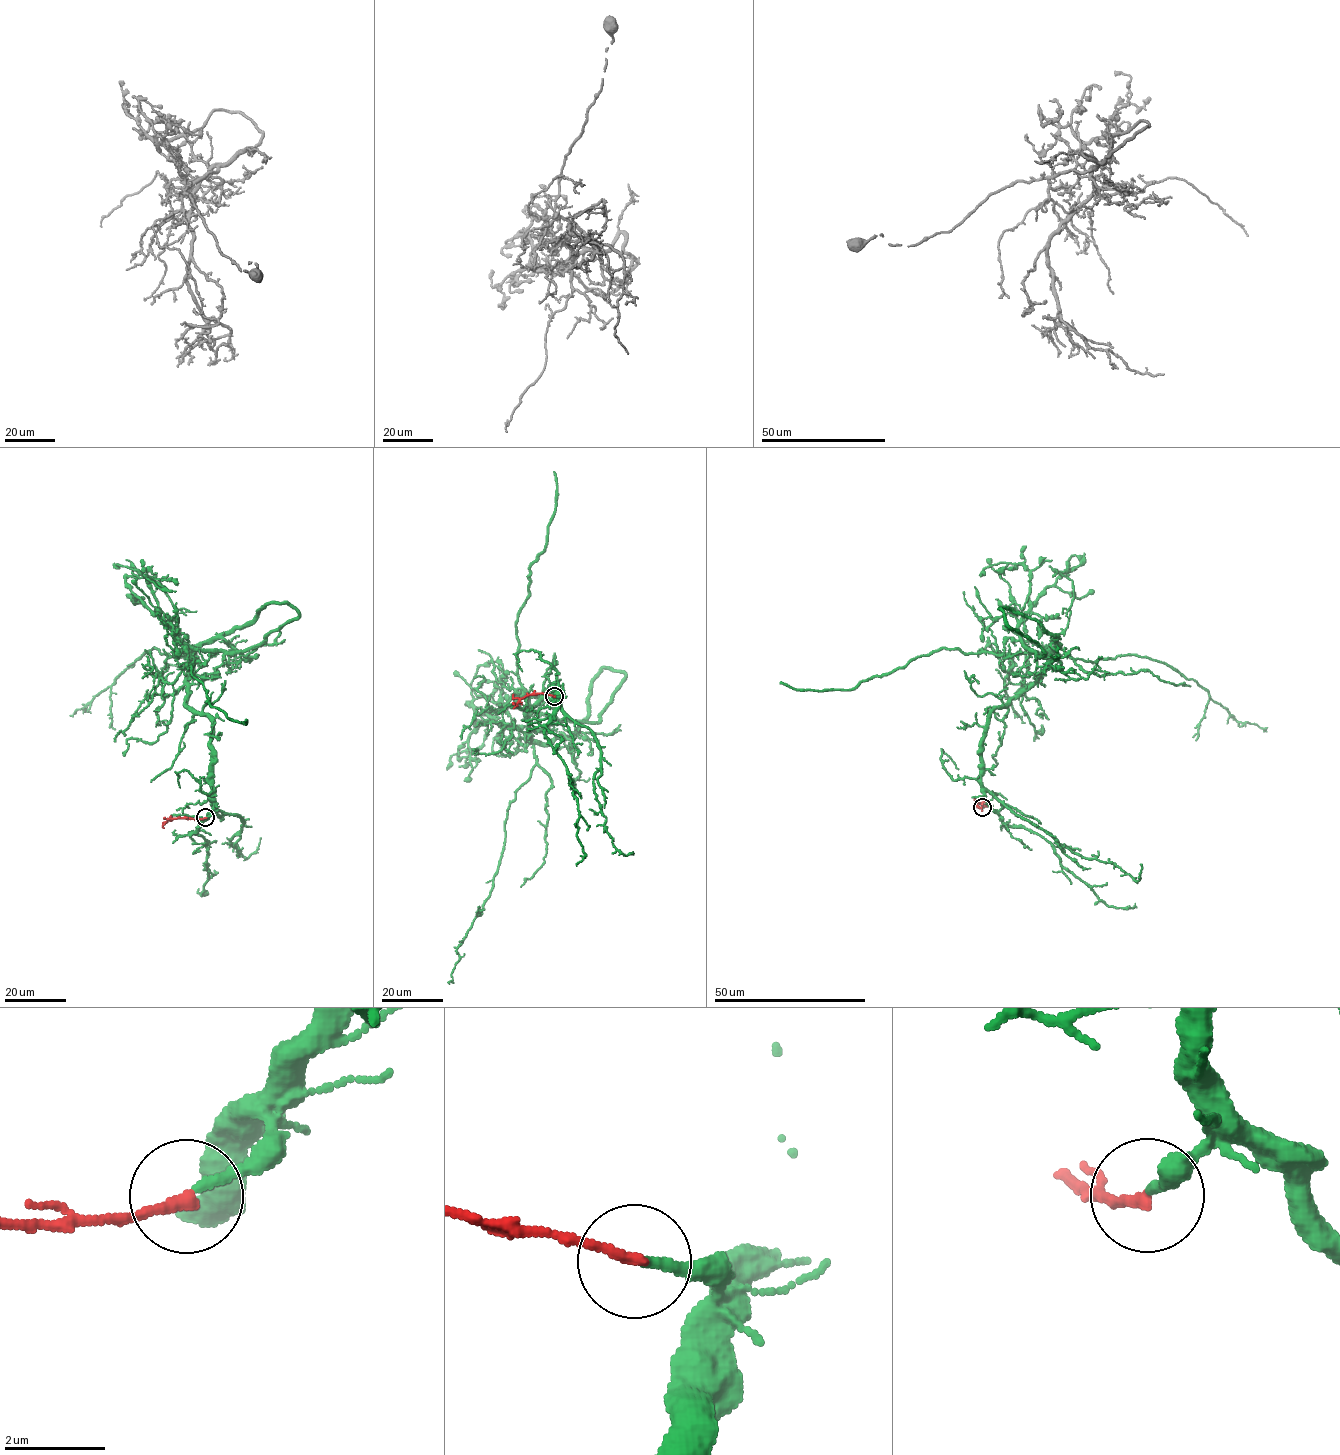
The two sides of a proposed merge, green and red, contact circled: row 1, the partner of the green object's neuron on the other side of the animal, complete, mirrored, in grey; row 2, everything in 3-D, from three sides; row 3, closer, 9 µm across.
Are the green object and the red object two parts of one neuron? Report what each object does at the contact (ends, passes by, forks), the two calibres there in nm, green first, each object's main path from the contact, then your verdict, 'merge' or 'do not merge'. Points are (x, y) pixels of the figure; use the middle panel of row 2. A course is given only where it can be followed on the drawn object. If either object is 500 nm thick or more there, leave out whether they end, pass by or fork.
green ends | red ends | 200/240 nm | green via (555, 696), (561, 695), (550, 684), (526, 710), (535, 765), (507, 810), (493, 885), (456, 950), (449, 984) | red via (554, 696), (528, 694), (514, 704) | merge

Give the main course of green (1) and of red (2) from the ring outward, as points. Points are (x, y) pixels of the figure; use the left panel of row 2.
1: (206, 817), (211, 720), (186, 706), (194, 647), (176, 658), (146, 651), (71, 716)
2: (205, 817), (169, 819), (164, 828)

